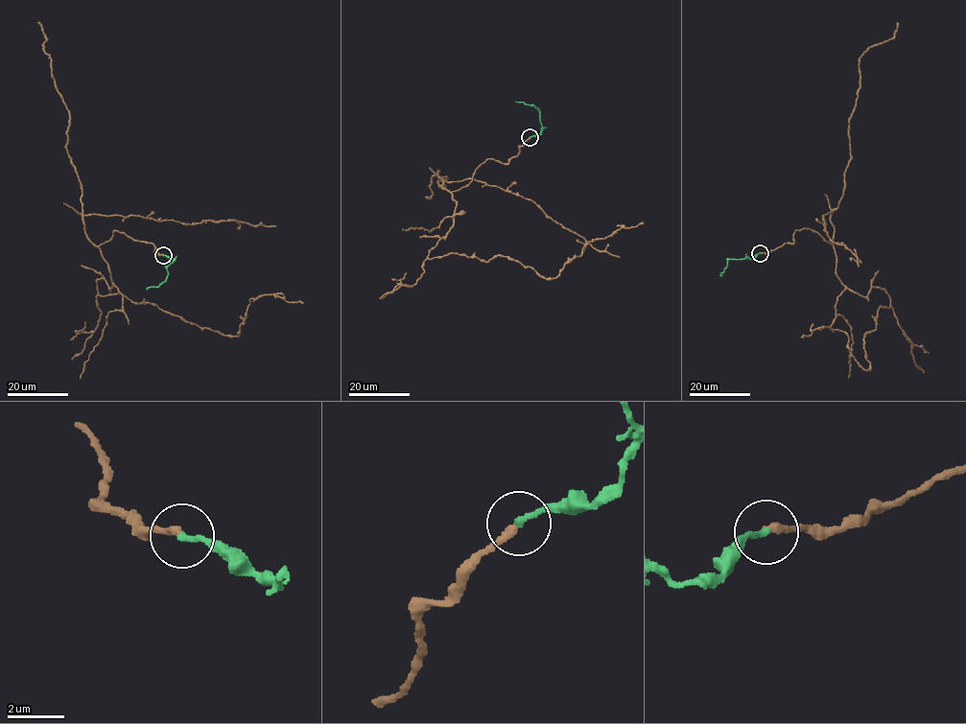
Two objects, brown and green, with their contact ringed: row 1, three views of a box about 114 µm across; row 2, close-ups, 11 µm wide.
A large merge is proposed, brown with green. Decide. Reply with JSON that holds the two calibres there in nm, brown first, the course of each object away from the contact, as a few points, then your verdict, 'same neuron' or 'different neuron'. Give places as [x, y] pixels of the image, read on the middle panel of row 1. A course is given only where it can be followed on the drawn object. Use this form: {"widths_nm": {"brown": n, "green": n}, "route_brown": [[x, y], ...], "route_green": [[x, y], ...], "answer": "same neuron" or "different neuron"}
{"widths_nm": {"brown": 280, "green": 220}, "route_brown": [[530, 137], [452, 193], [453, 224], [427, 258], [501, 255], [553, 279], [595, 239], [643, 221]], "route_green": [[530, 137], [541, 132], [539, 110], [516, 102]], "answer": "different neuron"}

